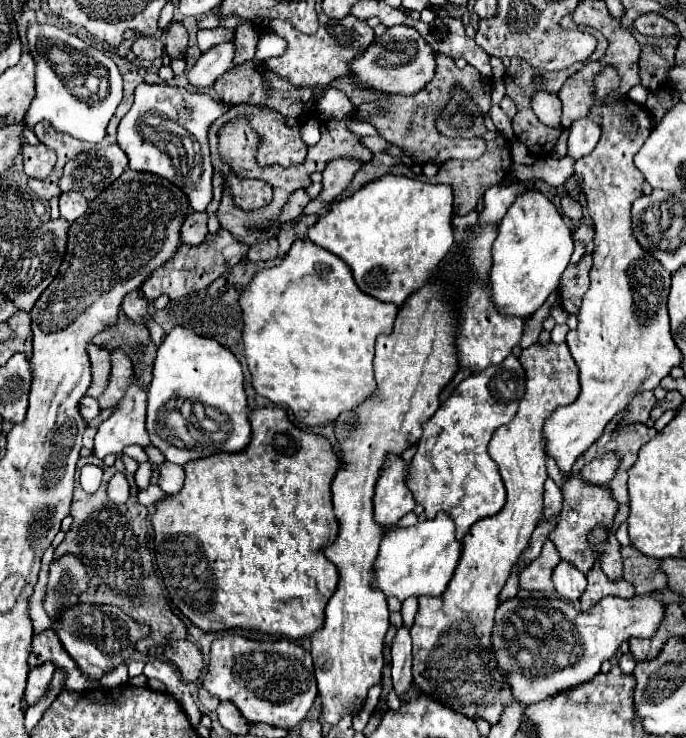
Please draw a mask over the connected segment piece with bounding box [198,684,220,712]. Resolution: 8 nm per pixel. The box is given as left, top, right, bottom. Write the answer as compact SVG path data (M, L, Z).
M198 684L198 698L200 698L202 706L204 706L208 712L214 712L214 710L218 708L218 704L220 704L220 700L218 700L214 694L210 694L202 684Z

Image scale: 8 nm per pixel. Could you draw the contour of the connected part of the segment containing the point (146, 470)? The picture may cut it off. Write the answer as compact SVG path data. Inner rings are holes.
M146 460L146 462L142 462L142 464L138 466L138 470L136 470L136 474L134 474L138 488L146 488L146 486L150 484L150 476L152 476L152 464Z

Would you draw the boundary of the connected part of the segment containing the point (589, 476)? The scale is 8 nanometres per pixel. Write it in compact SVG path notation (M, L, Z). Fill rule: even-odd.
M606 454L604 458L596 458L596 460L592 460L590 464L586 464L586 466L580 470L580 478L582 478L586 484L606 486L606 484L612 480L612 476L614 476L616 466L618 466L618 456Z

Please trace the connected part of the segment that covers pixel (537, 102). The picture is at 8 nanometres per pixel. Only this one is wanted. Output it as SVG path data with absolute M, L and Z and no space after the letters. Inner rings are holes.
M536 92L534 94L534 114L550 128L562 128L560 124L560 116L562 116L562 108L560 108L560 100L556 96L550 96L550 92Z

